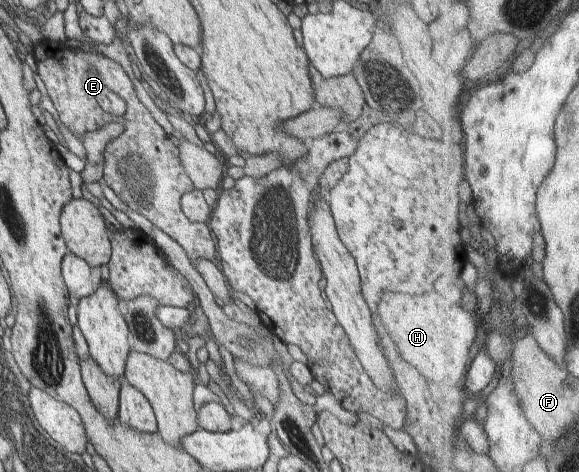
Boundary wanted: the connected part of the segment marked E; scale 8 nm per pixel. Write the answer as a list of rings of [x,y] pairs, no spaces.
[[[47,38],[33,46],[32,54],[61,122],[80,141],[85,132],[111,136],[102,153],[102,182],[123,200],[123,204],[129,204],[132,210],[178,242],[192,262],[199,257],[216,262],[218,250],[209,224],[191,222],[180,207],[181,197],[195,188],[180,161],[178,144],[139,101],[134,85],[121,65],[100,53],[74,49]]]

